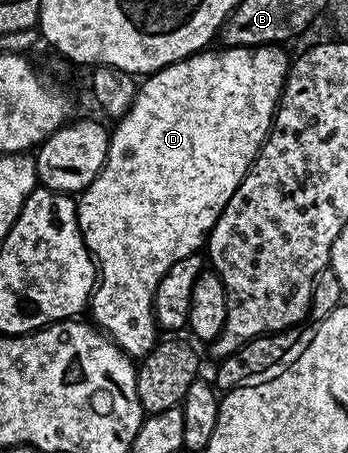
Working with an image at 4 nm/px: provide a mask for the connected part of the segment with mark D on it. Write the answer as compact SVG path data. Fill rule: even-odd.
M259 44L257 48L229 48L224 46L219 50L221 52L212 52L213 50L196 52L184 60L160 68L151 76L143 77L139 81L136 97L130 106L130 110L126 110L126 114L115 121L116 129L114 127L111 129L108 137L108 157L98 174L98 178L94 178L94 182L90 182L87 190L79 193L78 196L76 206L78 226L84 239L84 245L91 252L98 269L98 287L93 291L90 301L91 323L99 328L112 343L117 344L122 351L133 358L143 358L156 347L158 325L152 307L158 286L174 262L199 253L205 247L208 234L218 222L226 202L230 202L234 190L238 190L238 186L244 181L244 175L248 173L252 163L256 161L260 147L264 145L264 141L268 138L268 131L272 129L272 121L280 103L280 94L284 90L284 80L288 77L290 56L283 52L285 50L283 47L275 44Z

